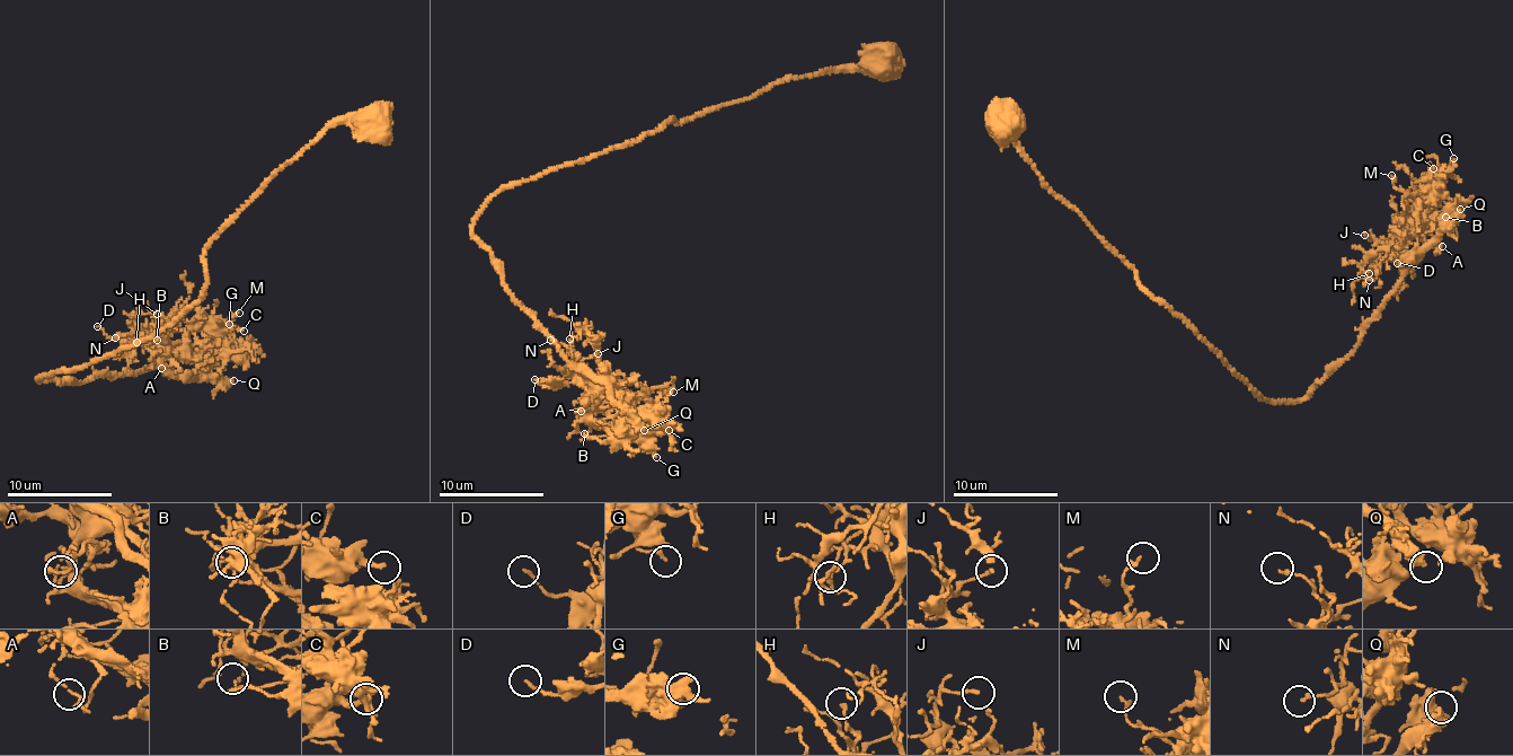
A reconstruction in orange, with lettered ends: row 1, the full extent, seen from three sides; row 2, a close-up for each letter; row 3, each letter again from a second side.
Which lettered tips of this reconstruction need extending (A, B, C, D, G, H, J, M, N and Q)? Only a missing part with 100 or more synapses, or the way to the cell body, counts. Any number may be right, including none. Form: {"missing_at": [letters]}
{"missing_at": ["Q"]}

